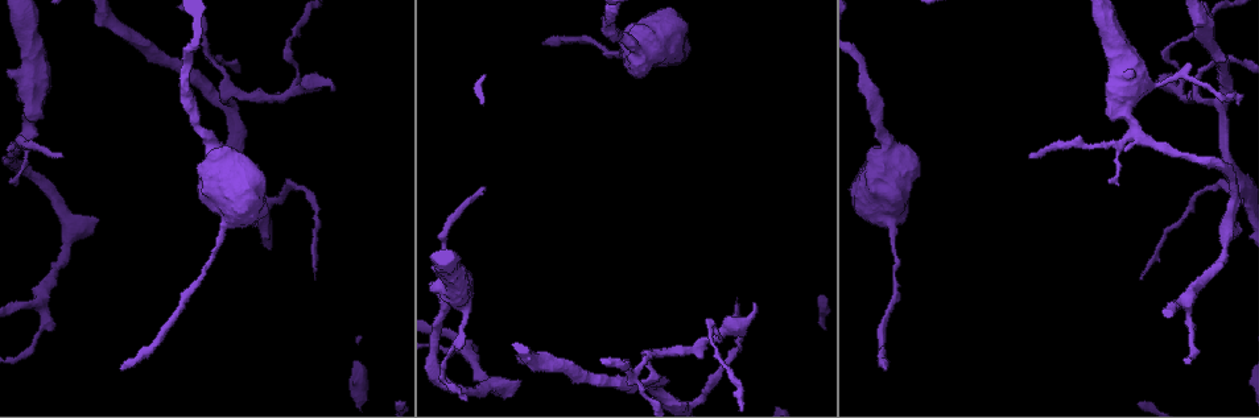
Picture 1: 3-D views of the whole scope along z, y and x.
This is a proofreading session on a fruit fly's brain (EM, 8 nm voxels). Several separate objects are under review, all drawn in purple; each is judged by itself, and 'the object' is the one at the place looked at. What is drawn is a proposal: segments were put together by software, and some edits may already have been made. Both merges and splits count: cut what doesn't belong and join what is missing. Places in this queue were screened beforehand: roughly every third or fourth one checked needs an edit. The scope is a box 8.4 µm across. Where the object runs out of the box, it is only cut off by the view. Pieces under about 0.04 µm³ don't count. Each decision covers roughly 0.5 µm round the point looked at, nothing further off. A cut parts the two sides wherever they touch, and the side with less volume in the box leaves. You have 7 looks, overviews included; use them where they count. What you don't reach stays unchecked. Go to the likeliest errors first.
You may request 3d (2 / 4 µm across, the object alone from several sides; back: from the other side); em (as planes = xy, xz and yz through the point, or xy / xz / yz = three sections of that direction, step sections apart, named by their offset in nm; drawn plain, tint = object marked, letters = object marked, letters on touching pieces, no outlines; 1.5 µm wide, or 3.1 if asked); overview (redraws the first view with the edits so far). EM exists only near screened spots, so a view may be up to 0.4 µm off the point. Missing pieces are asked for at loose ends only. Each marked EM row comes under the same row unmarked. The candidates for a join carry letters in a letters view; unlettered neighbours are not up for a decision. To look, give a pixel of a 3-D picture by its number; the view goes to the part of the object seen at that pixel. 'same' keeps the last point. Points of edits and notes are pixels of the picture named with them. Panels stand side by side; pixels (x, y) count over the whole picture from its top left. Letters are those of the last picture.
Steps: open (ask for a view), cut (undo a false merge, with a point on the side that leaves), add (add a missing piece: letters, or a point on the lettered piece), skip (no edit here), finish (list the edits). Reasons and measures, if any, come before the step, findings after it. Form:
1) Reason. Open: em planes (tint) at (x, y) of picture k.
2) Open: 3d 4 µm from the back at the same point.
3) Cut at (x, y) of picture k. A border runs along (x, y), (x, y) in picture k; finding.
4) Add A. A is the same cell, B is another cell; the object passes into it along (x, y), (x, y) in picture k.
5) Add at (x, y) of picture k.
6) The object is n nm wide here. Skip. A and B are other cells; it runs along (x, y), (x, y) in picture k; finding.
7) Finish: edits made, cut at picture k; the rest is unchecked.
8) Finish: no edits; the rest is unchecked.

Open: 3d 4 µm at (653, 374) of picture 1.

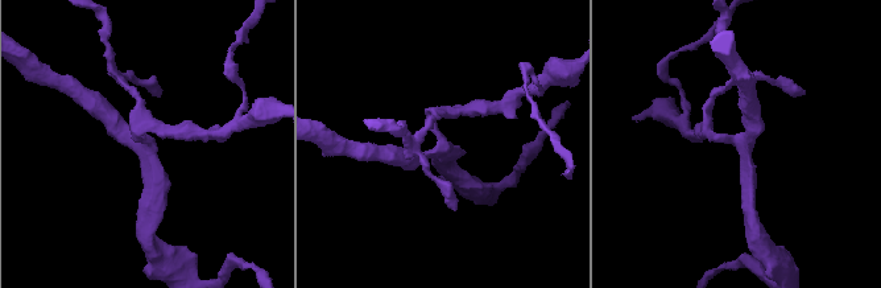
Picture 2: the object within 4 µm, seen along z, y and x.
Open: em planes (tint) at (444, 142) of picture 2.

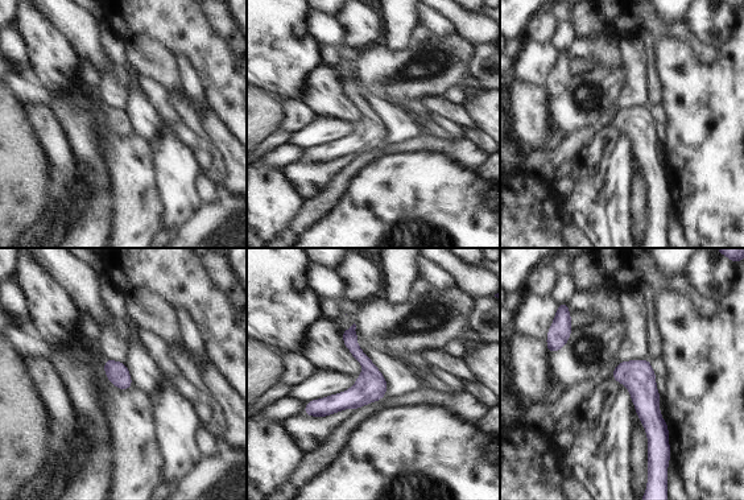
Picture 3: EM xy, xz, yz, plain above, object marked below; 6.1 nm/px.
Open: em planes (letters) at the same point.

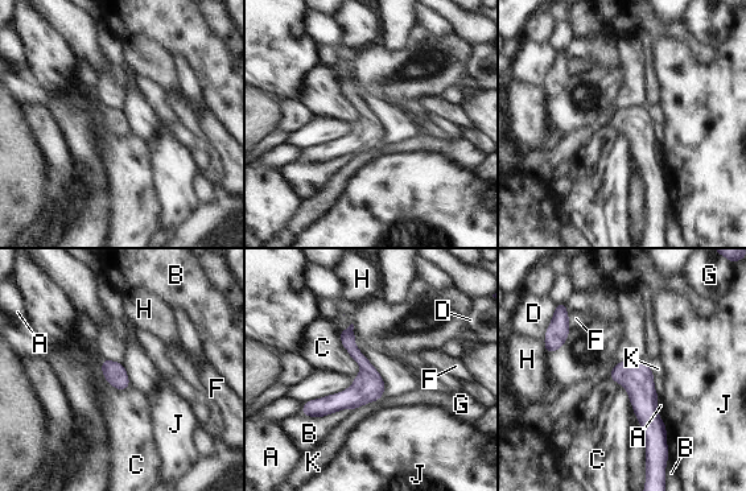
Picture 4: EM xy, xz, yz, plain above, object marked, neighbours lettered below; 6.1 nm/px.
The longest contact is with C, 340 nm. Skip. A, B, C, D, F, G, H, J and K are other cells; a border runs along (351, 322), (354, 378) in picture 4; all the same cell.

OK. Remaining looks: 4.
An open end. Open: 3d 4 µm from the back at (1030, 153) of picture 1.

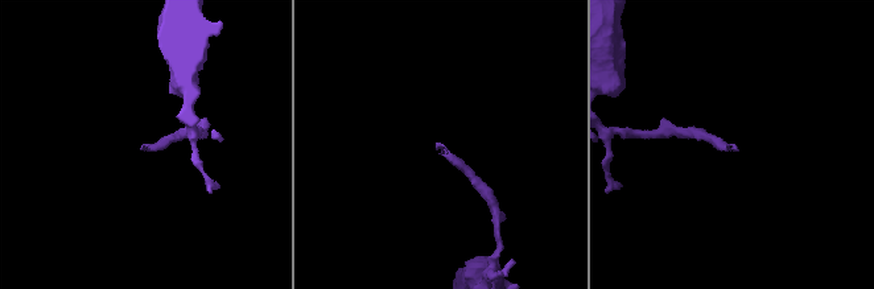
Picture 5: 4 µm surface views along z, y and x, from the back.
Now the EM. Open: em planes (tint) at (734, 144) of picture 5.

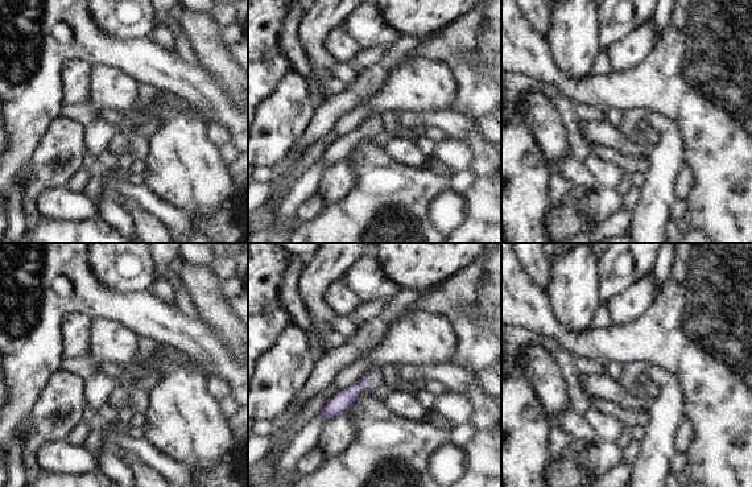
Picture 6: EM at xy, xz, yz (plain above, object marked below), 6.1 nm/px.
What lies round it. Open: em planes (letters) at the same point.

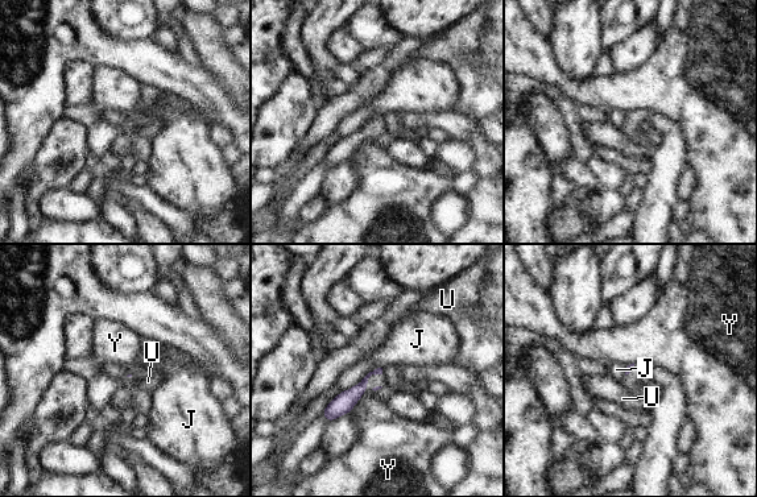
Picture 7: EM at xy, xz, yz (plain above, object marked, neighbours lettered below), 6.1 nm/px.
Skip. J, U and Y are other cells; a border runs along (367, 388), (350, 411) in picture 7; none of them fits.

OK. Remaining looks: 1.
Finish: no edits; the rest is unchecked.

